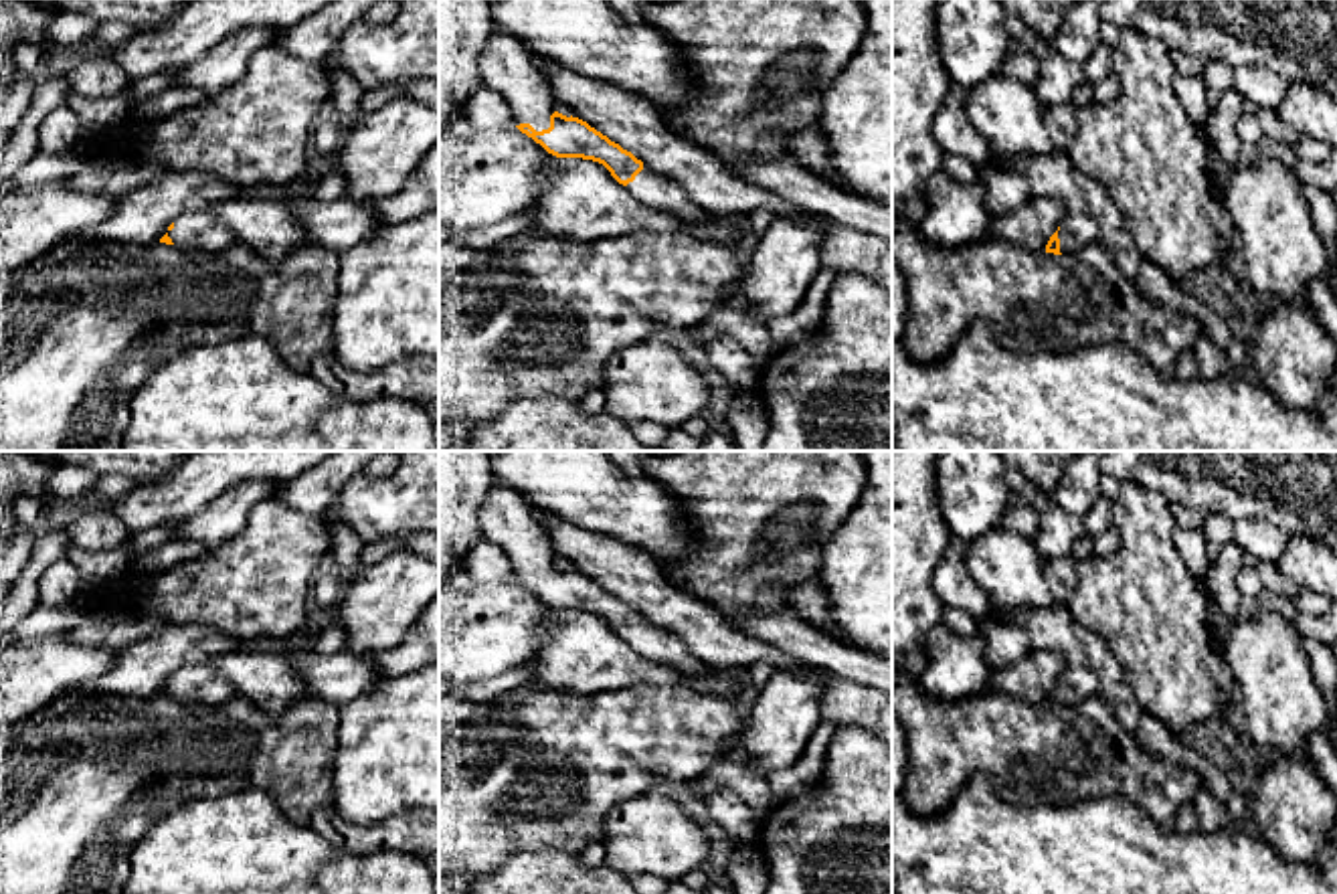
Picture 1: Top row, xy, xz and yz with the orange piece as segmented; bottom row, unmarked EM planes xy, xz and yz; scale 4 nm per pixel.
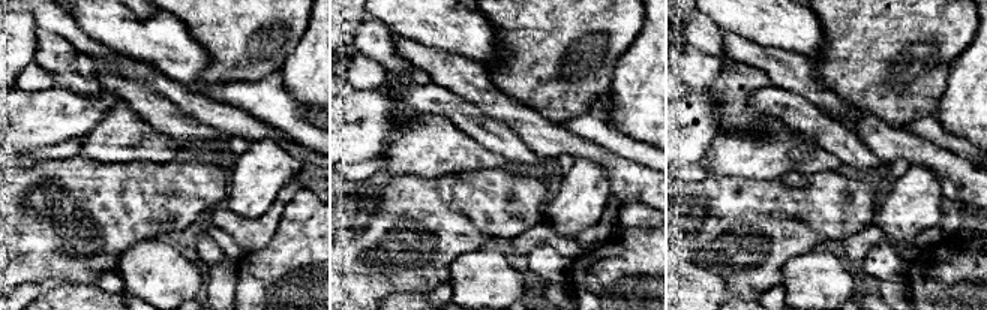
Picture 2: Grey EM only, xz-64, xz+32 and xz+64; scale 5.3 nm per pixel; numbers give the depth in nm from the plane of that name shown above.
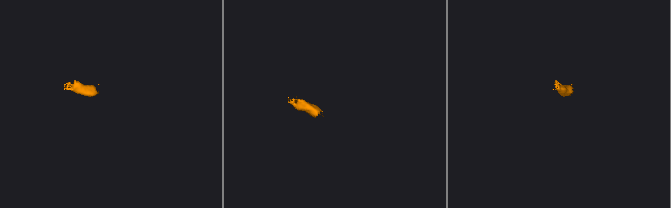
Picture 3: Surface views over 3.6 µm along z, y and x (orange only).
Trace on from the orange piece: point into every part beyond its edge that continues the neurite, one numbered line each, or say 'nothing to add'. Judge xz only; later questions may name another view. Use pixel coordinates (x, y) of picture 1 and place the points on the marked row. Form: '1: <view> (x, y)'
1: xz (508, 67)
2: xz (656, 191)

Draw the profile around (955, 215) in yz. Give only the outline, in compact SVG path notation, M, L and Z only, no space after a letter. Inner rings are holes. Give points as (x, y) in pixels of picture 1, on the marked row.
M945 170L930 176L918 233L937 247L965 247L989 235L993 216L981 182L963 184Z

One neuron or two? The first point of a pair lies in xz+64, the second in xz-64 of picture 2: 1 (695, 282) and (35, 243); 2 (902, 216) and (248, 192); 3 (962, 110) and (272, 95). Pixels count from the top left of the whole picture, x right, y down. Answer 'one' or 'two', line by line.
1: one
2: one
3: two

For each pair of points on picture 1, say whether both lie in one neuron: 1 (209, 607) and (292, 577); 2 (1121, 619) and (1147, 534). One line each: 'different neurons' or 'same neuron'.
1: same neuron
2: same neuron

